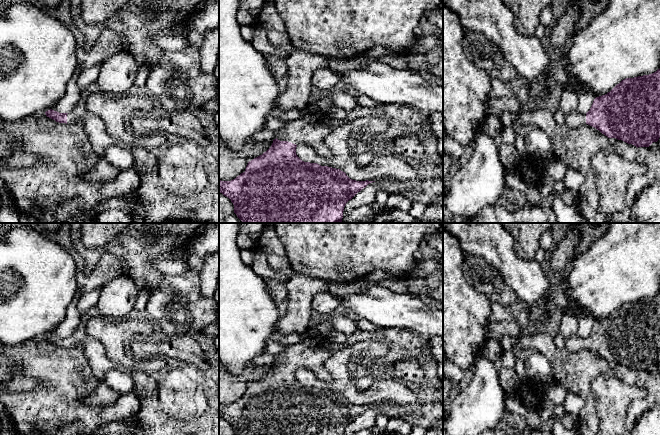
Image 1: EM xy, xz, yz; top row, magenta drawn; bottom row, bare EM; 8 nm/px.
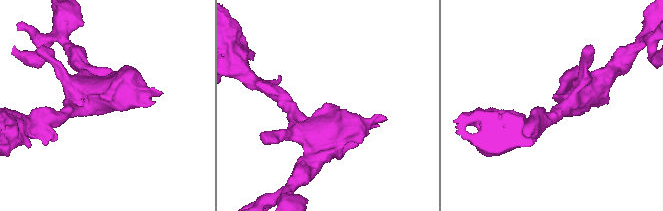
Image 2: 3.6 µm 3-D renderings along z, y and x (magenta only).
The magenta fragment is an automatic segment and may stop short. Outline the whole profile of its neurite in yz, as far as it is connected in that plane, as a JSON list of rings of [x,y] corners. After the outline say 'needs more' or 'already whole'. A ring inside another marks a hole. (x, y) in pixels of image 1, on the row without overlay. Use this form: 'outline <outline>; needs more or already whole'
outline [[[660,293],[656,296],[626,302],[610,316],[596,321],[586,338],[573,336],[565,340],[569,352],[588,348],[608,362],[616,362],[638,371],[649,371],[660,362]]]; needs more

